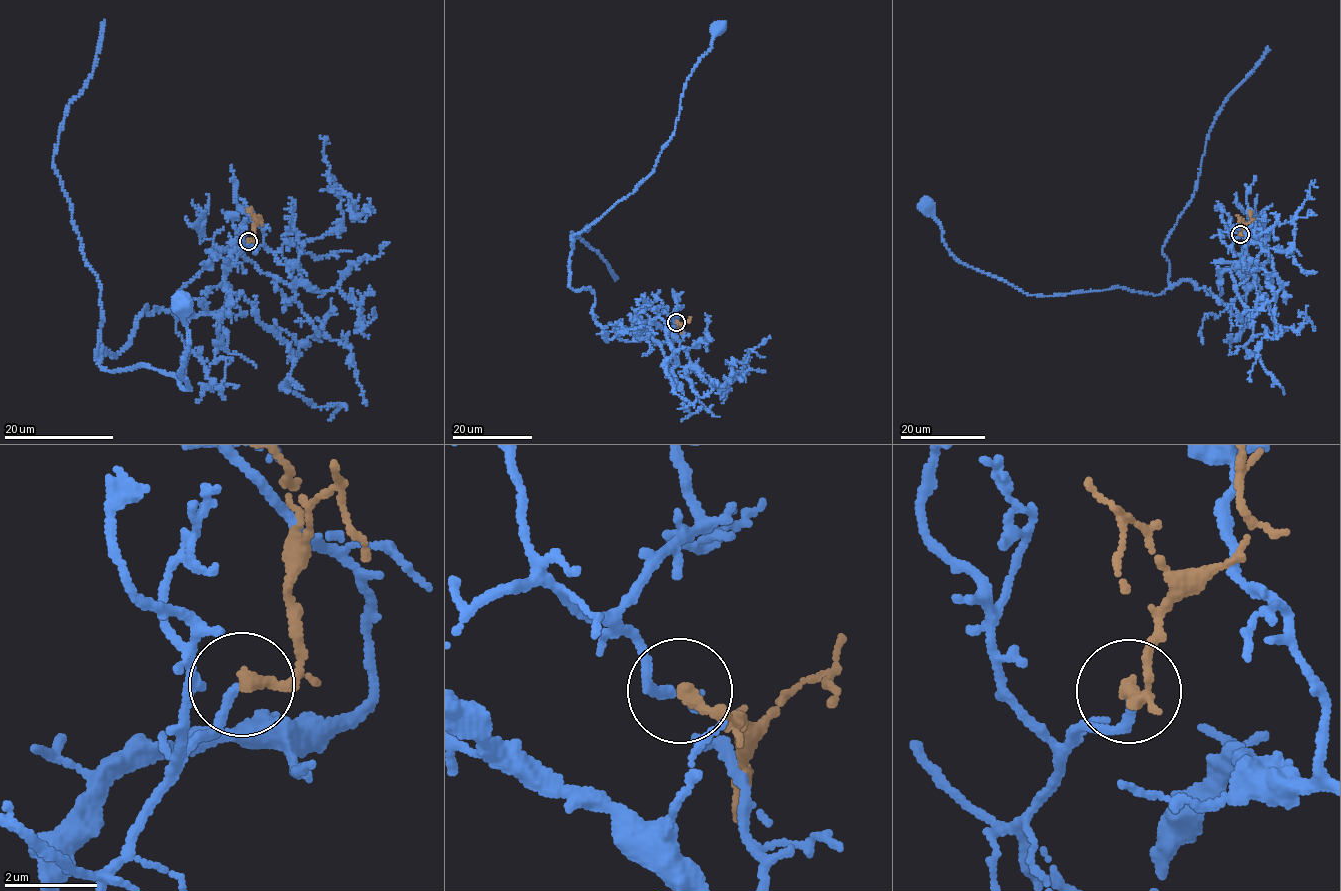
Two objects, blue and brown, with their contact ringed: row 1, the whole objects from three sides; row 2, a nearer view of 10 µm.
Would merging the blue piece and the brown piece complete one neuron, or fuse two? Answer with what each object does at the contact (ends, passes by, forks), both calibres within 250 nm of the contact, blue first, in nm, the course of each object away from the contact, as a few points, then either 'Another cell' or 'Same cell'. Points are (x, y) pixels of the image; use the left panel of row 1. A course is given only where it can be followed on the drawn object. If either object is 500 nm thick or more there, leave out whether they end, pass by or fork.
At the ring blue ends. At the ring brown ends. Thickness 190 nm (blue) against 300 nm. Course of blue: (247, 241), (219, 311), (143, 308), (100, 365), (154, 368), (188, 389), (180, 304). Course of brown: (249, 241), (255, 239), (252, 206). Another cell

